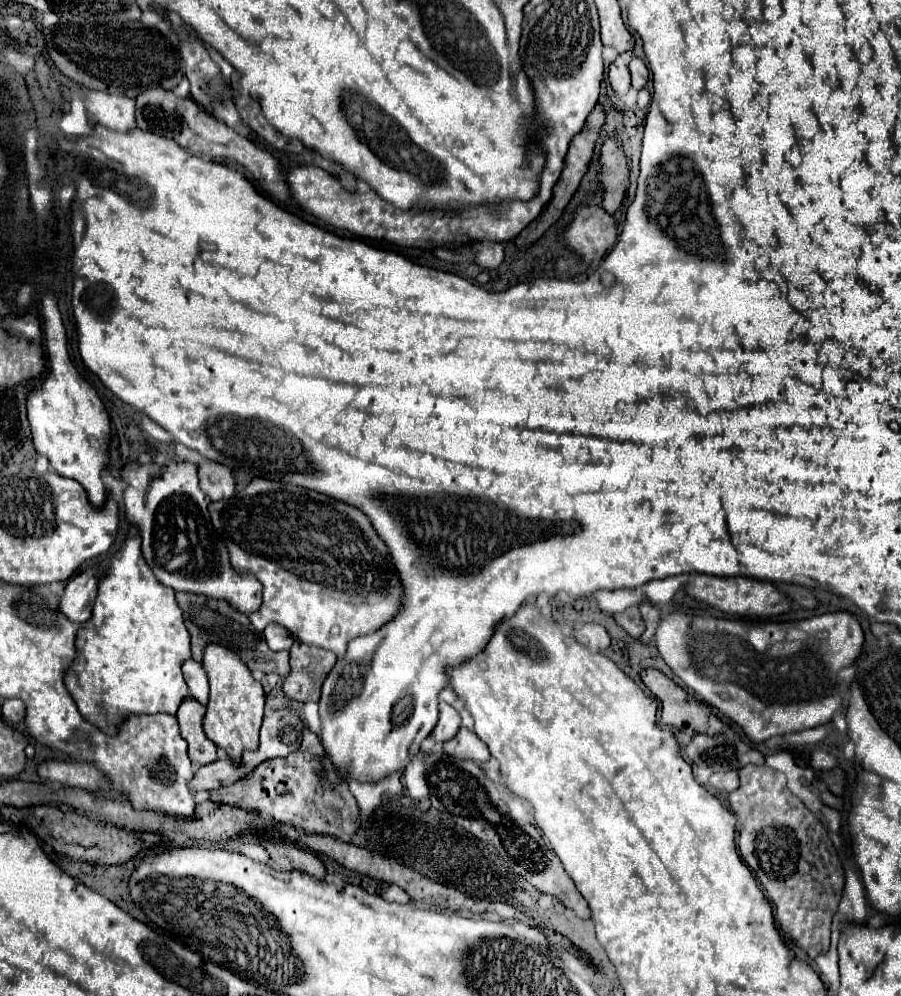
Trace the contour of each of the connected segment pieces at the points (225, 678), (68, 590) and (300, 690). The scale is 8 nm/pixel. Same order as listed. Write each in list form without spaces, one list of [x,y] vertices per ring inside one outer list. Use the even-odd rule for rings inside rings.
[[[211,643],[203,651],[203,665],[193,659],[187,659],[183,663],[183,675],[193,699],[205,705],[209,697],[203,729],[217,747],[225,749],[227,755],[237,763],[241,759],[243,749],[255,749],[259,745],[259,727],[261,727],[263,703],[265,703],[263,687],[253,679],[249,667],[243,663],[243,659],[235,651],[229,651],[223,645]],[[209,685],[211,685],[211,691],[209,691]]]
[[[95,565],[95,567],[89,567],[87,571],[75,575],[73,579],[69,579],[69,583],[65,587],[65,593],[61,597],[61,611],[71,621],[85,623],[85,621],[91,619],[99,579],[103,575],[105,575],[105,567]]]
[[[295,641],[289,651],[291,673],[283,681],[283,693],[293,701],[319,701],[321,685],[337,657],[331,651]]]

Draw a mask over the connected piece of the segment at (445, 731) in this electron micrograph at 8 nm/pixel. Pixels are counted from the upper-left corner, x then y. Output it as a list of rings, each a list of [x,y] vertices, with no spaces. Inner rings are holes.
[[[439,703],[439,723],[435,725],[431,737],[439,743],[445,743],[459,731],[459,727],[461,727],[459,713],[451,705]]]

